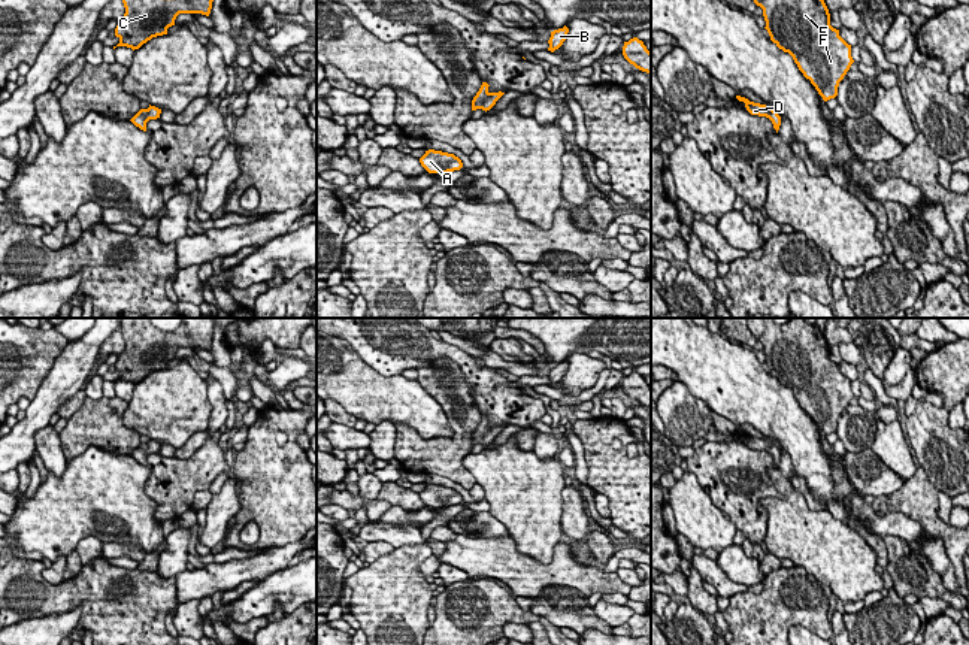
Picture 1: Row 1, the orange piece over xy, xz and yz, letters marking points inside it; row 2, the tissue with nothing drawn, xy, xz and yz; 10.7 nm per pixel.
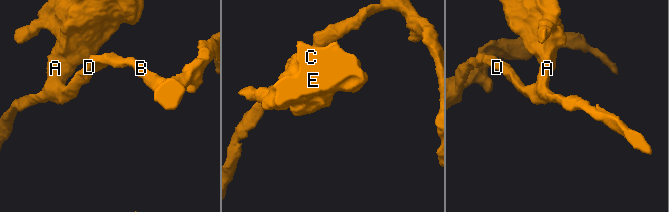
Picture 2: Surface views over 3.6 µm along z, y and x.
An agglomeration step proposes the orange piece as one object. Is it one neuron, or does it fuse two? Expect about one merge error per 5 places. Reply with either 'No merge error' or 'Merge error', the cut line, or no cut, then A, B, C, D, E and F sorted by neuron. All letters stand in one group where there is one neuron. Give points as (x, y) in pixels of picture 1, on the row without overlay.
No merge error. No split. Groups: A B C D E F

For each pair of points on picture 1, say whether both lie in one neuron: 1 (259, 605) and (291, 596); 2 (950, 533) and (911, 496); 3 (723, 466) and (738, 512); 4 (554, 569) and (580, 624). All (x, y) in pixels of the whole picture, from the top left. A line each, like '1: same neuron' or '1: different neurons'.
1: same neuron
2: same neuron
3: same neuron
4: different neurons

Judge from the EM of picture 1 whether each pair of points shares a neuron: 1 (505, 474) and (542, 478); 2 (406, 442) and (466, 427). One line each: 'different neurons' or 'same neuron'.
1: same neuron
2: same neuron

